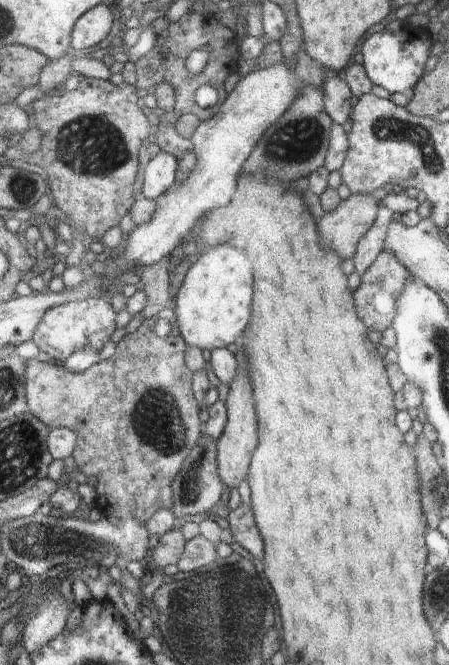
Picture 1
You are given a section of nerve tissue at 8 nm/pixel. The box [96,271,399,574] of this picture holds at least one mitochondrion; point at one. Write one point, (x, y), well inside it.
(158, 420)

